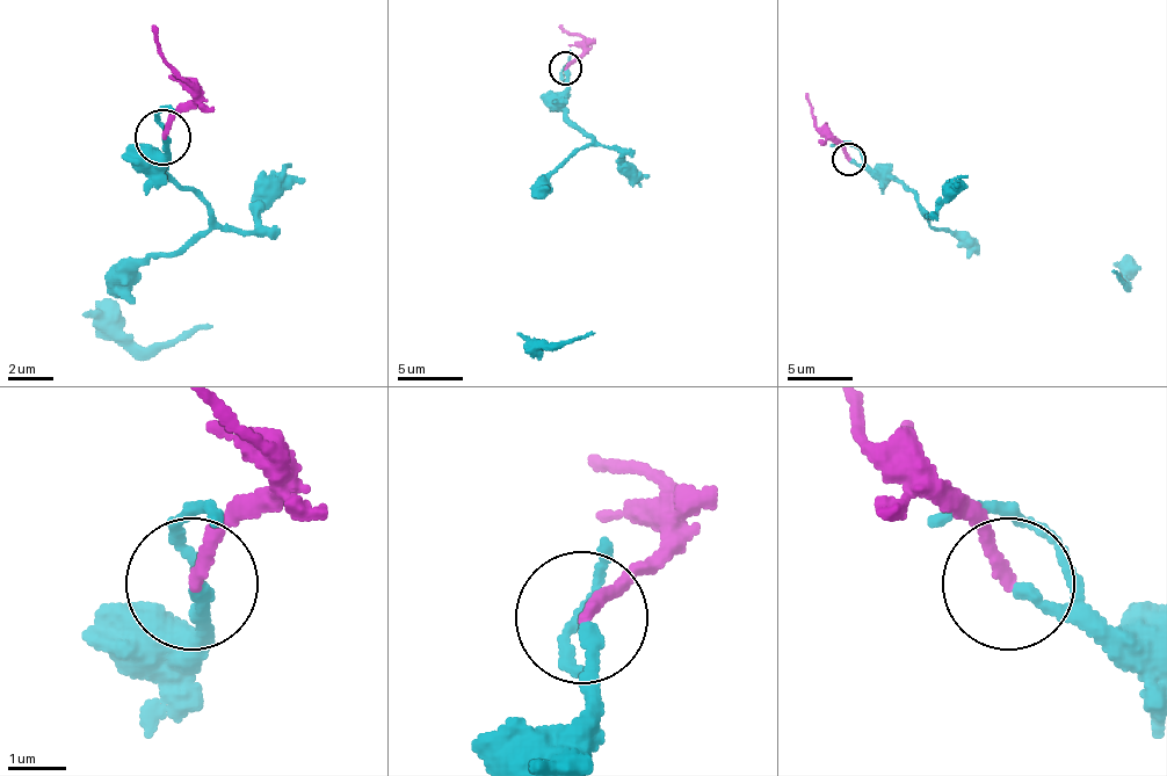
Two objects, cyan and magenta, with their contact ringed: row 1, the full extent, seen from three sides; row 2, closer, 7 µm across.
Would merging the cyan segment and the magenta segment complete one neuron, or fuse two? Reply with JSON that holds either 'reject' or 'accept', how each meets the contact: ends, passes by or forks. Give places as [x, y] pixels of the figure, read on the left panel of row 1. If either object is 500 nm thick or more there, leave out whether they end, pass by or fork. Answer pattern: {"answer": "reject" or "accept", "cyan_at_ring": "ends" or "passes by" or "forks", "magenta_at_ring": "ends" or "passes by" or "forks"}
{"answer": "accept", "cyan_at_ring": "ends", "magenta_at_ring": "ends"}

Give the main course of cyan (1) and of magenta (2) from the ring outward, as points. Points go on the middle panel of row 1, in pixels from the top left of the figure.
1: (566, 69), (566, 115), (592, 142), (575, 151), (533, 197), (520, 332), (549, 342), (572, 342), (595, 332)
2: (566, 69), (582, 52), (582, 40), (559, 26)

